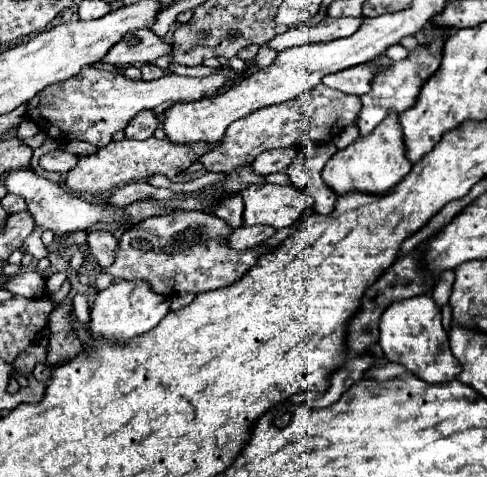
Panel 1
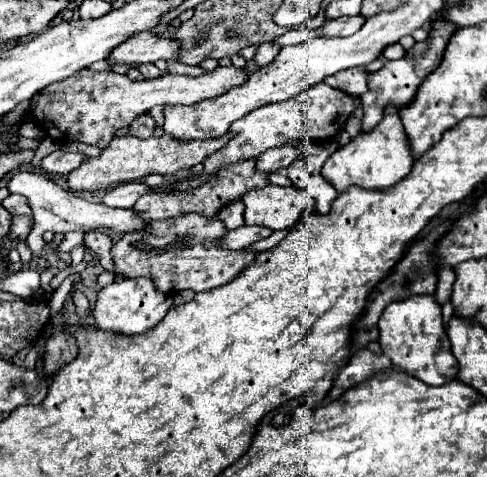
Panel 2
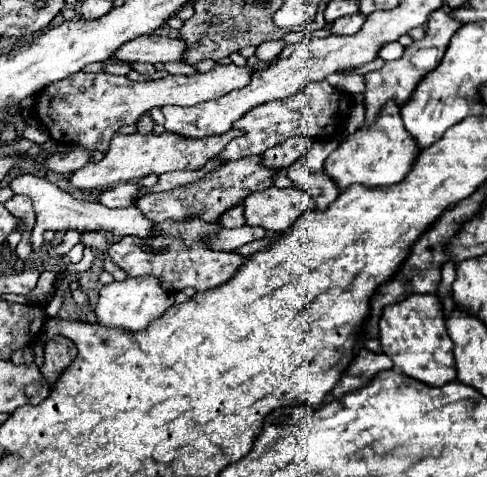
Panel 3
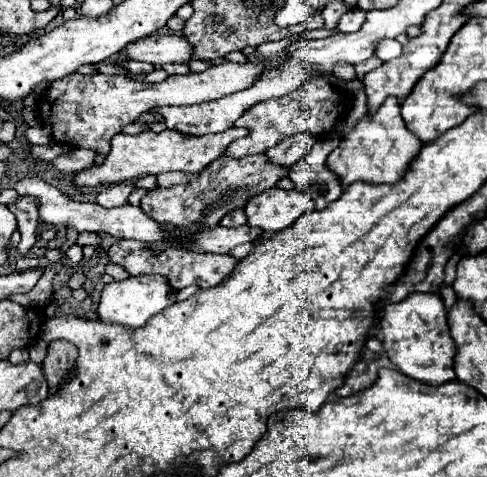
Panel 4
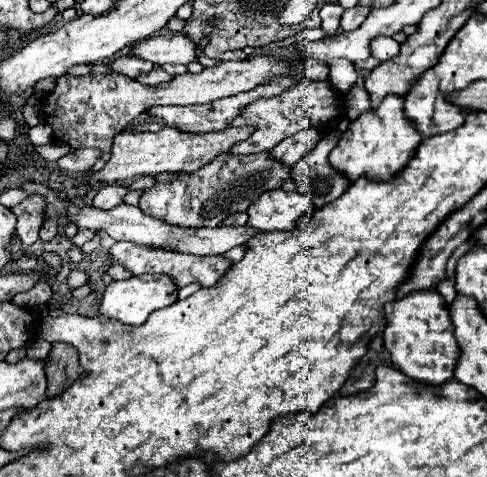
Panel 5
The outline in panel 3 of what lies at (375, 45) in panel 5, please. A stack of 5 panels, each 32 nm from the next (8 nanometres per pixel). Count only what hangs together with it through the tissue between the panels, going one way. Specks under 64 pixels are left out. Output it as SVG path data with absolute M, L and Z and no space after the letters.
M400 42L384 44L384 48L380 50L380 58L382 60L394 60L394 58L400 58L402 54L404 54L404 48L400 46Z

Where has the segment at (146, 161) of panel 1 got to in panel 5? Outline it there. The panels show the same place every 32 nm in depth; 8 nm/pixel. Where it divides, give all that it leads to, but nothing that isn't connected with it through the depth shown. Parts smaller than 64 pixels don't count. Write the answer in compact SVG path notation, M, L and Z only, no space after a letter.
M162 128L160 132L140 132L140 134L130 134L130 132L120 132L116 134L112 142L112 152L110 160L104 164L100 172L86 172L84 182L86 184L96 184L96 182L122 182L122 180L132 180L140 178L146 174L160 174L160 172L196 172L222 152L228 152L232 144L246 140L252 134L252 128L226 128L224 132L210 132L210 134L188 134L180 132L176 128Z

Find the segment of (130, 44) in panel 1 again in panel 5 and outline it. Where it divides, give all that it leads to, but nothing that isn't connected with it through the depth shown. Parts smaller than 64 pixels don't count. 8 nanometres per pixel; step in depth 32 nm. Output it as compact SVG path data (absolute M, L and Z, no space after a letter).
M166 34L152 36L130 46L130 56L148 60L152 64L190 64L196 60L196 46L192 40L186 40L184 34Z

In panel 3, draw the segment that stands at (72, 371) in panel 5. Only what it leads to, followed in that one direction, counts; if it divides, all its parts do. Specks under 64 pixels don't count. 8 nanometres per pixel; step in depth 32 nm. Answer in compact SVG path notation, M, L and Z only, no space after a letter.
M54 336L52 340L46 342L46 348L44 348L44 364L42 364L42 374L44 378L54 384L56 378L60 376L60 372L72 364L72 360L76 358L78 350L76 350L76 344L64 336Z

